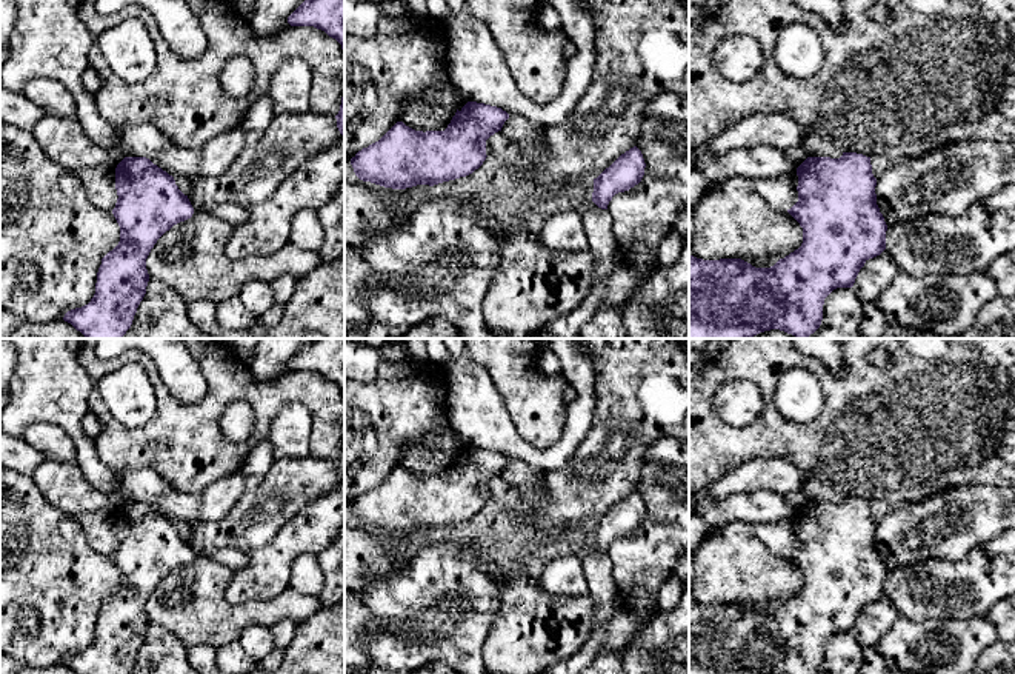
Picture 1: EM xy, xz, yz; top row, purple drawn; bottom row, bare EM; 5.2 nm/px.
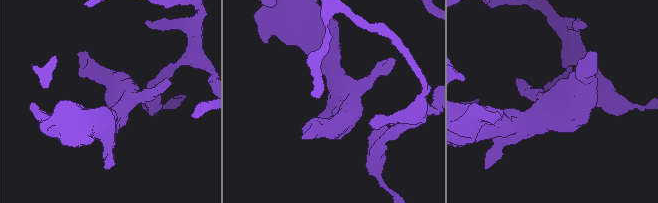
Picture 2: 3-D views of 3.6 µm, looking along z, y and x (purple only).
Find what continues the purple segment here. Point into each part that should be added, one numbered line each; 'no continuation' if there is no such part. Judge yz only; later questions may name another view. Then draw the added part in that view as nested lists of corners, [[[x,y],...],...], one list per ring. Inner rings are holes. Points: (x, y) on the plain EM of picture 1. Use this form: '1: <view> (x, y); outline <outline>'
no continuation

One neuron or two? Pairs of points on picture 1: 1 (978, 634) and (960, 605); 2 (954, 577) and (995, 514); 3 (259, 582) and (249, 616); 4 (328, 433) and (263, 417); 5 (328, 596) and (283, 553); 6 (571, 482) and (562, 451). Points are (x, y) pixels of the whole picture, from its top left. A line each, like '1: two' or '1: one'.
1: two
2: two
3: two
4: one
5: two
6: two

